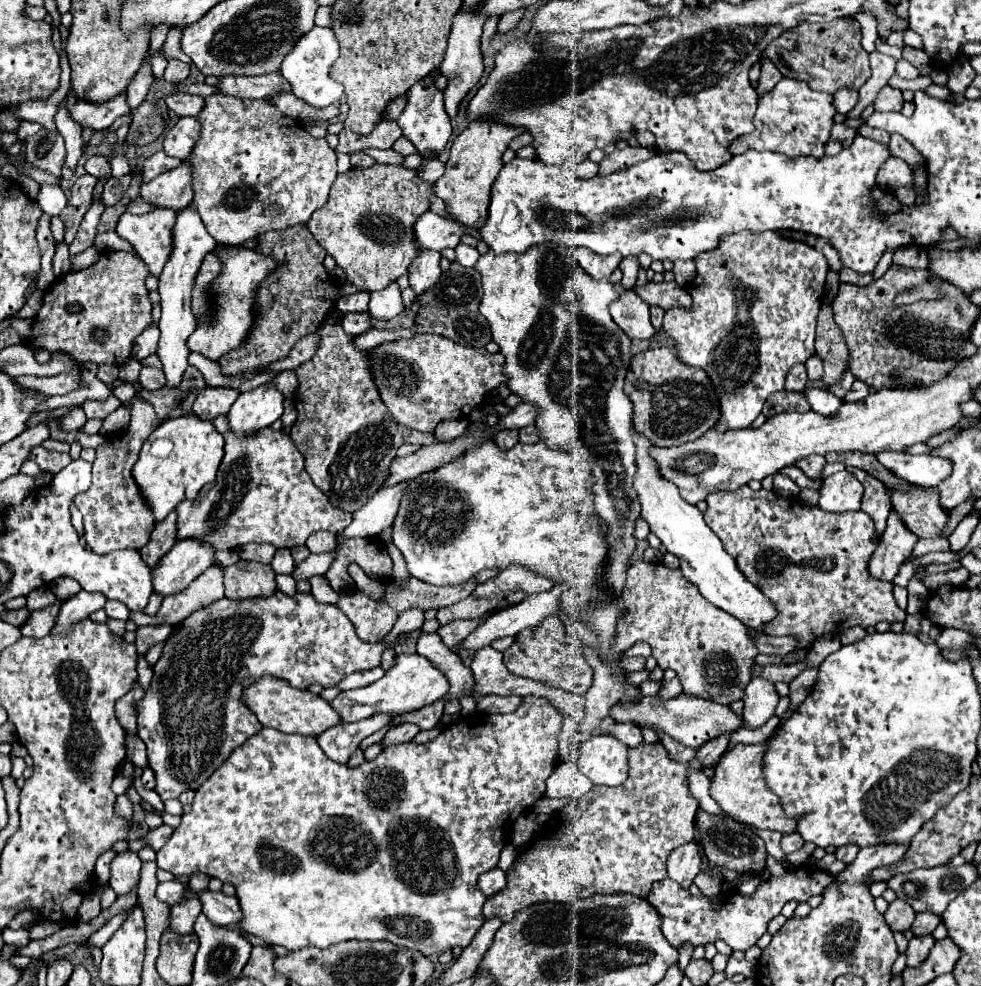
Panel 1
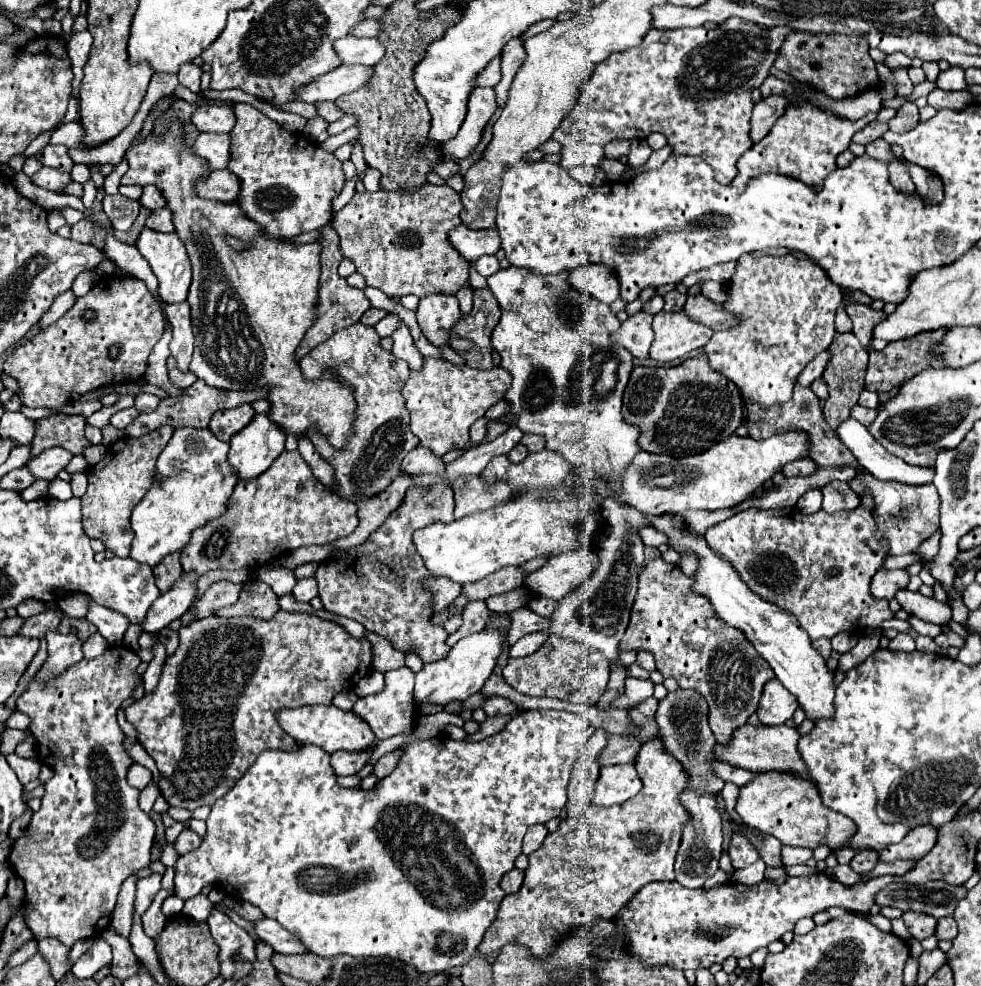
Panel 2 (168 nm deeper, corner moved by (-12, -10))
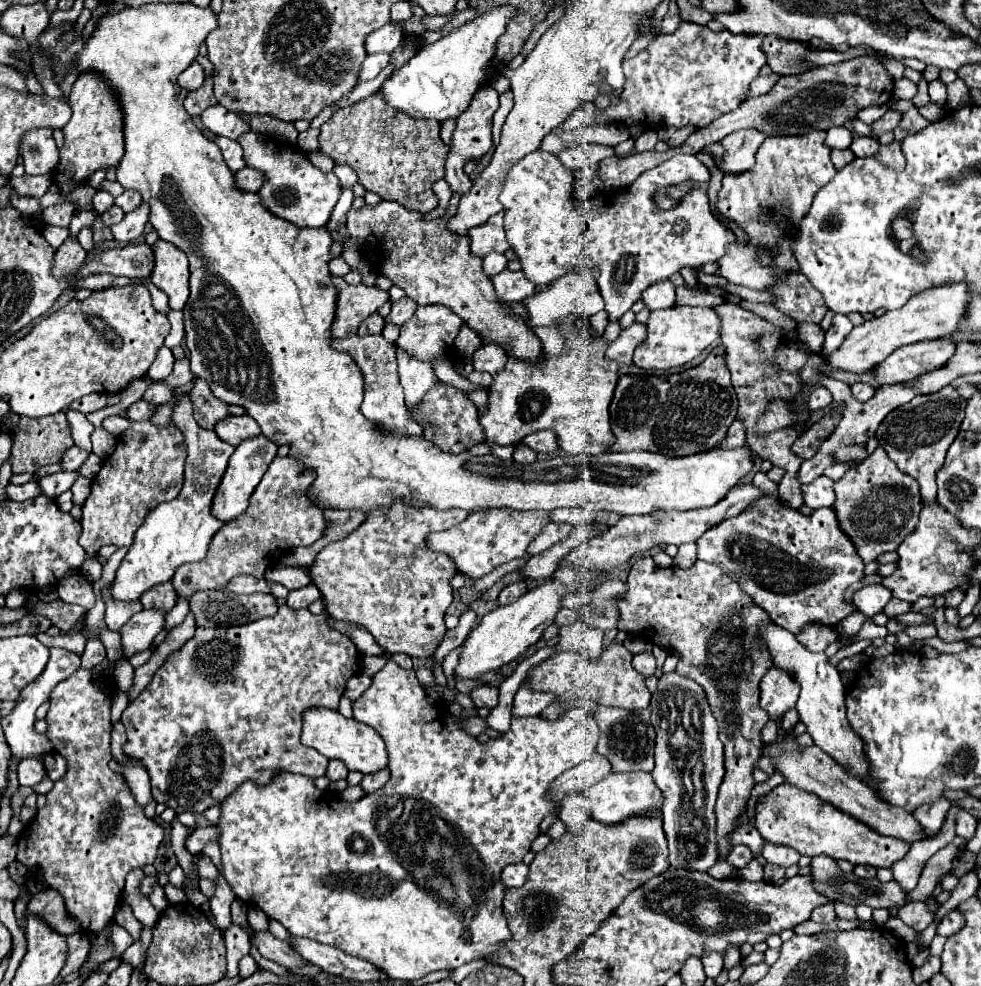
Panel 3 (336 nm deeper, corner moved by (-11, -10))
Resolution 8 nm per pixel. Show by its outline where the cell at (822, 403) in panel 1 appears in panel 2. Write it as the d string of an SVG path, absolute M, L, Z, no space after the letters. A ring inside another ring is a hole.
M847 419L837 429L839 439L855 455L861 467L877 479L901 481L905 485L919 485L933 481L933 469L913 467L899 457L893 457L885 447L881 447L873 435L855 419Z

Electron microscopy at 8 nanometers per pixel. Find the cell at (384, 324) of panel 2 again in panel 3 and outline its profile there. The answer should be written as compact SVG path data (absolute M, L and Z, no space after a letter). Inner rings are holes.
M404 297L404 299L400 299L398 303L394 303L392 305L392 311L390 311L390 315L386 317L386 323L392 323L392 325L404 325L412 315L414 315L414 311L416 311L416 303L412 303L412 299L408 299L408 297Z

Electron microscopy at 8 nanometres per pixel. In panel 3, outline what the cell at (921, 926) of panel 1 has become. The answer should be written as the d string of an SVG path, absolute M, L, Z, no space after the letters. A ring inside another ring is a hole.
M950 911L948 915L942 917L942 921L938 923L938 935L944 935L944 937L950 937L954 933L958 933L960 929L964 927L964 917L958 913L958 911Z

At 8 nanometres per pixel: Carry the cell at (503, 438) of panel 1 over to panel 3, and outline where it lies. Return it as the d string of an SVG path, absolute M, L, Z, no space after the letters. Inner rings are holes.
M520 443L520 445L516 445L516 449L514 449L514 461L516 461L516 463L522 463L522 465L532 463L532 461L536 461L536 451L532 451L528 445Z

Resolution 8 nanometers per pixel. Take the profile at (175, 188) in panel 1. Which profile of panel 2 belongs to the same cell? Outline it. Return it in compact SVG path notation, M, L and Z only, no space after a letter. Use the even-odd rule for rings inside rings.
M213 171L207 179L197 183L197 195L203 199L217 199L217 201L235 201L239 195L239 179L231 171Z

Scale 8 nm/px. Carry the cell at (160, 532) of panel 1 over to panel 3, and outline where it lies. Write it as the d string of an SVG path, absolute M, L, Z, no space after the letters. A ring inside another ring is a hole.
M160 583L156 587L152 587L152 591L144 593L140 597L140 601L144 603L144 609L162 609L162 611L170 611L176 605L176 589L172 587L172 583Z

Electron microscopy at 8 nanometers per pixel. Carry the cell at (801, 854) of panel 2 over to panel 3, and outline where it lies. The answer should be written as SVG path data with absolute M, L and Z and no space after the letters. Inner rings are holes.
M766 843L766 845L764 845L764 859L766 859L768 863L780 865L780 867L790 867L790 865L796 865L796 863L798 863L800 855L798 855L798 851L792 849L792 847Z

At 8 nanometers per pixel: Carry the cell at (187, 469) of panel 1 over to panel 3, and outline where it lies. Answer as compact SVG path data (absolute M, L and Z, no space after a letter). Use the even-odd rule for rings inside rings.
M180 399L180 403L176 405L174 425L182 431L184 443L186 443L182 491L176 499L156 505L144 517L144 523L136 531L134 545L130 547L130 551L126 553L126 557L122 559L116 571L116 579L112 583L114 599L124 599L124 601L140 599L140 595L150 587L172 579L178 565L204 559L212 535L222 527L220 519L212 515L210 507L234 447L220 441L214 431L202 429L196 425L192 417L192 405L188 399Z

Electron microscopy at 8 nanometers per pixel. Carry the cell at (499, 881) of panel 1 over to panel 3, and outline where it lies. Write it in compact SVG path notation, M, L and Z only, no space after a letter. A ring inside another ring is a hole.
M524 863L508 865L502 871L502 883L506 887L520 887L526 883L526 879L528 879L528 865L524 865Z

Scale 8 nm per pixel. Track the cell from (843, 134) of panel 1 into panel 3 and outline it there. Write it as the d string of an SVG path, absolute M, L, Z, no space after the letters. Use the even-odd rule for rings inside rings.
M888 109L878 121L874 121L874 123L870 125L870 127L872 127L872 135L878 139L880 135L884 135L884 133L888 133L888 131L894 131L896 125L900 123L900 117L902 117L900 111Z

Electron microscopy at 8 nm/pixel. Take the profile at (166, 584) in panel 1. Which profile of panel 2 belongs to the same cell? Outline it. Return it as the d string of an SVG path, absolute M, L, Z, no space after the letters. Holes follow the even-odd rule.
M183 575L165 595L161 595L147 611L141 629L145 633L159 633L171 621L179 619L193 603L197 591L197 579L193 575Z

